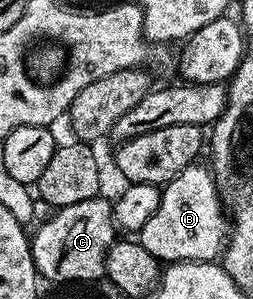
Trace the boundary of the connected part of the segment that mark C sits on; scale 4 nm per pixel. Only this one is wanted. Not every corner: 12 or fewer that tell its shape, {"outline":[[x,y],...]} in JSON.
{"outline":[[110,198],[60,207],[30,236],[51,283],[102,280],[117,242]]}

